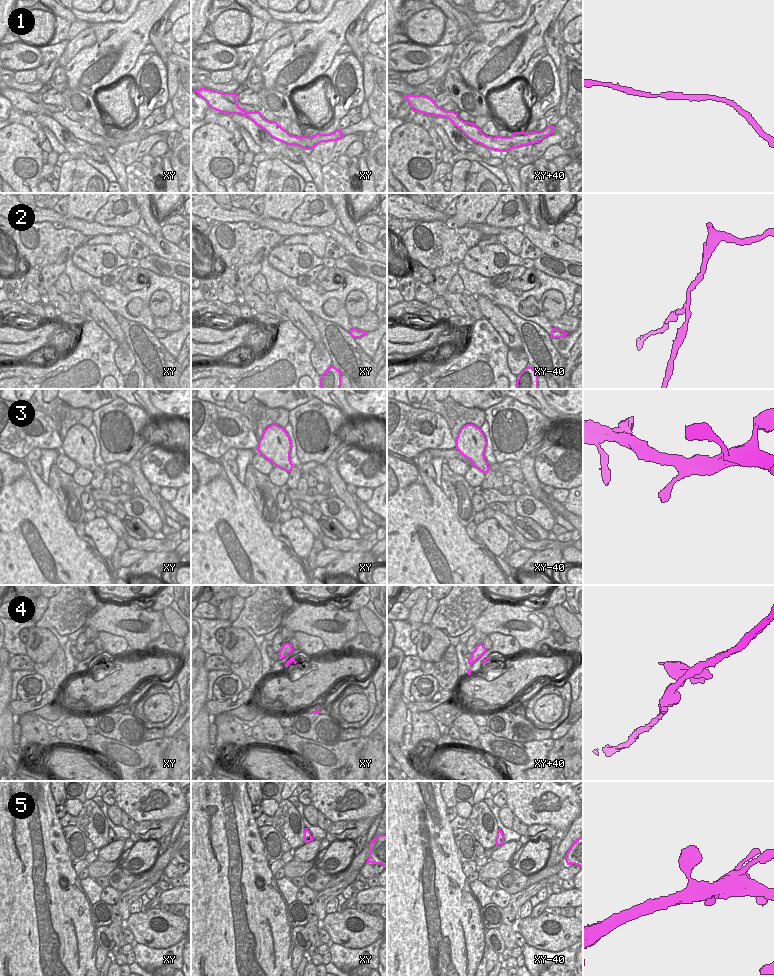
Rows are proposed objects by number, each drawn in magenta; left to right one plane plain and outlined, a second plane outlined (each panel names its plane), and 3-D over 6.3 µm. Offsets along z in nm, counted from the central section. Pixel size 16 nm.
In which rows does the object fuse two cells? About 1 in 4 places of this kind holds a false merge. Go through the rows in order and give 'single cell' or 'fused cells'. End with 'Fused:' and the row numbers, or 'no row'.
1: single cell
2: fused cells
3: single cell
4: single cell
5: single cell
Fused: 2

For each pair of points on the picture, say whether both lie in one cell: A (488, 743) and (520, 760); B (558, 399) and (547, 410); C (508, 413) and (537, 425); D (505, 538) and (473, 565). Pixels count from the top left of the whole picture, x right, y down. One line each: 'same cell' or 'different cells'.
A: same cell
B: different cells
C: same cell
D: different cells

